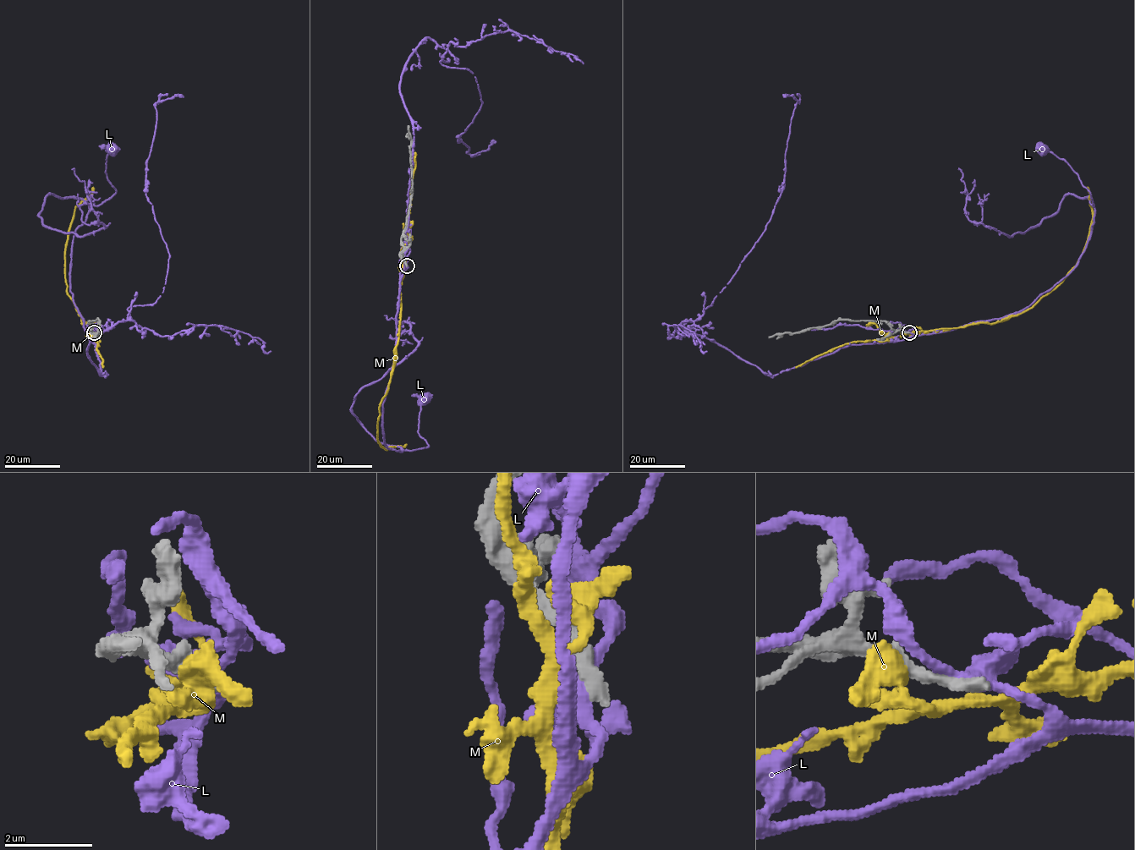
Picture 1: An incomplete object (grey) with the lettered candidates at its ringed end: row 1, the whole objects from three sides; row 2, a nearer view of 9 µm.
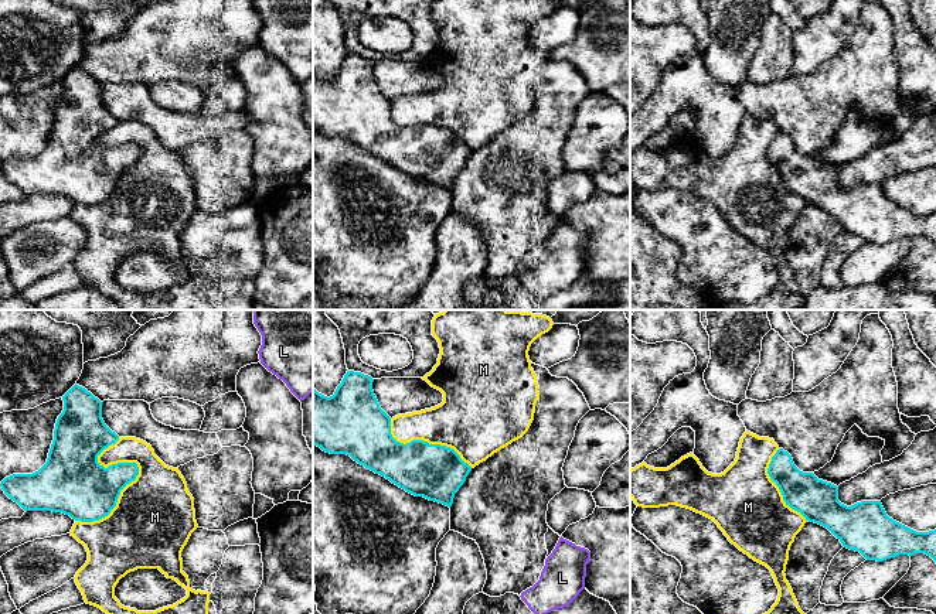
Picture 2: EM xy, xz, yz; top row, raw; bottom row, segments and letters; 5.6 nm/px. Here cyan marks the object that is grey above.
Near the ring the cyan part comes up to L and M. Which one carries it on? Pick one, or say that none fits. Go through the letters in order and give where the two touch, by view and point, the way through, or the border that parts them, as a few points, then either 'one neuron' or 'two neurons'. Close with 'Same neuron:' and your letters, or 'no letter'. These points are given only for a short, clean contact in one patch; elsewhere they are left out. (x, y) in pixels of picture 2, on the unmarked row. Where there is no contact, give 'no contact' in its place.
L: no contact | two neurons
M: xy (138, 157) | two neurons
Same neuron: no letter

